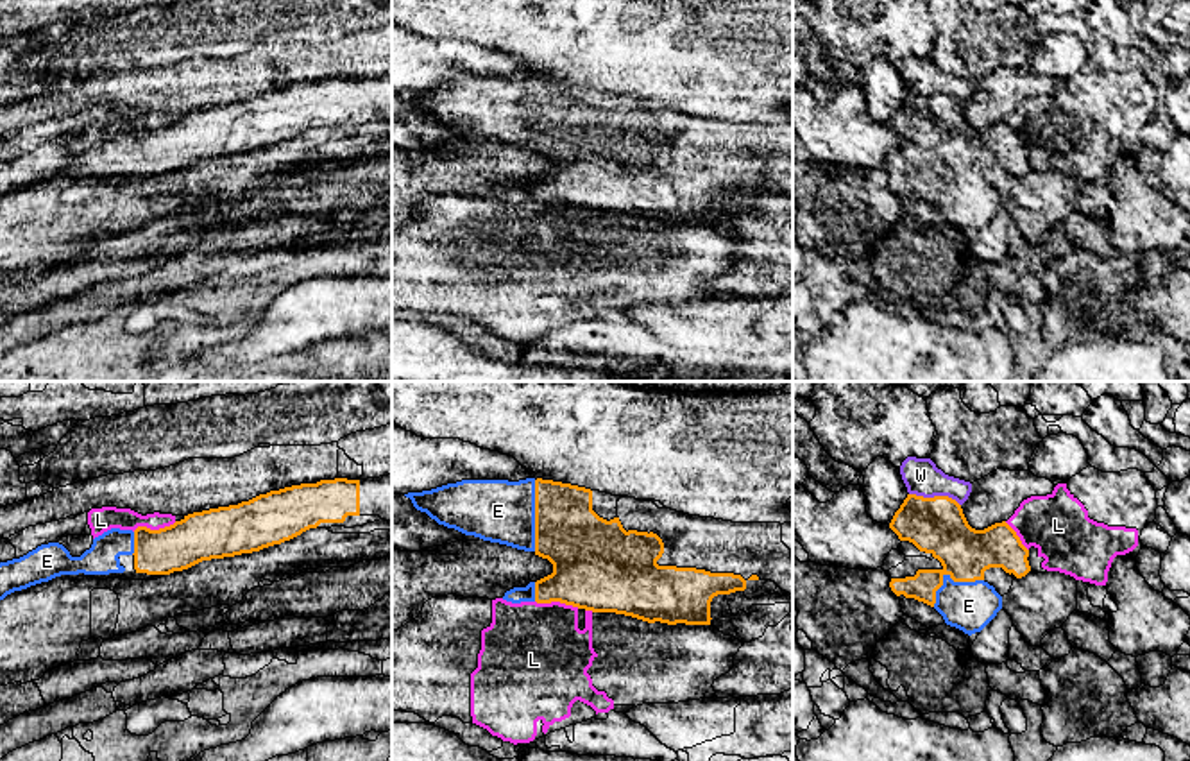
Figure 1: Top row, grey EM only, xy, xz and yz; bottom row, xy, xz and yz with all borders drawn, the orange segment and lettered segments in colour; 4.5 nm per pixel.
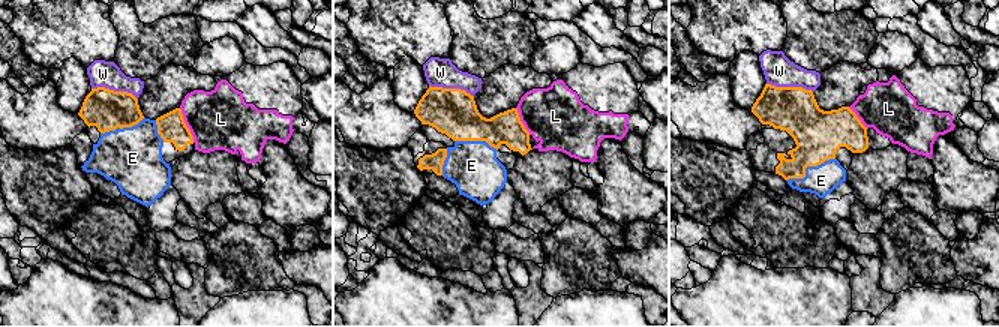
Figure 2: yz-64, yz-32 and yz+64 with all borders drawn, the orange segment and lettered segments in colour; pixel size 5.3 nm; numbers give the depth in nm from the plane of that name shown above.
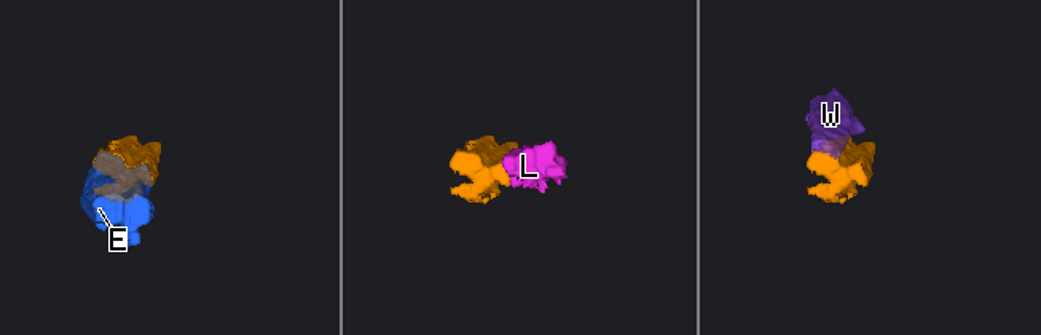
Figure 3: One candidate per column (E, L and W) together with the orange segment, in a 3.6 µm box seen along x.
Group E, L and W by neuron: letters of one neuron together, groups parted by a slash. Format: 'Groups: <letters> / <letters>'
Groups: E / L / W

